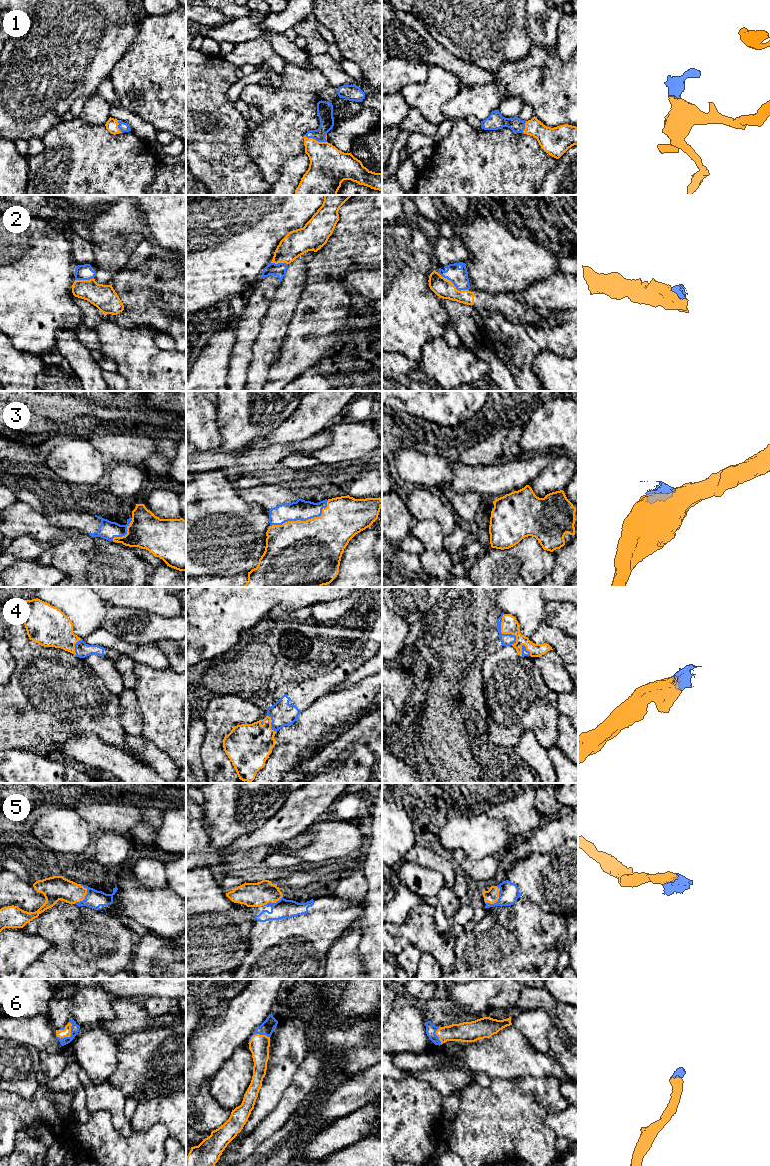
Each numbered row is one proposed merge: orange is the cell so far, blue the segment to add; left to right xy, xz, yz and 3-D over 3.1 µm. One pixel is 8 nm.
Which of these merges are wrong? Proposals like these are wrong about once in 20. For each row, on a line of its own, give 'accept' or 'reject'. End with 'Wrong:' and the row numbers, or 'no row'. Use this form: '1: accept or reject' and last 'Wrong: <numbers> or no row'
1: accept
2: accept
3: accept
4: accept
5: accept
6: accept
Wrong: no row

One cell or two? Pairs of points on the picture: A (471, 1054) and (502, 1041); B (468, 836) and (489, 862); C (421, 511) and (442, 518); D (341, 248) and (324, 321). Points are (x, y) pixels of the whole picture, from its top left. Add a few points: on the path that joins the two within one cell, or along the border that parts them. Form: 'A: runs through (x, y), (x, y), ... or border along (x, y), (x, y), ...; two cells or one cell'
A: runs through (479, 1054), (489, 1054), (494, 1049); one cell
B: border along (462, 849), (469, 857), (474, 859), (499, 855); two cells
C: runs through (426, 511), (435, 511), (437, 513); one cell
D: runs through (323, 266), (321, 268), (322, 303); one cell

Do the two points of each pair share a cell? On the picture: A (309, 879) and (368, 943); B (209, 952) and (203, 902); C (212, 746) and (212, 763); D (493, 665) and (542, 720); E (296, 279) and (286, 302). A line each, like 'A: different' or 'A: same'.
A: different
B: same
C: same
D: same
E: same

